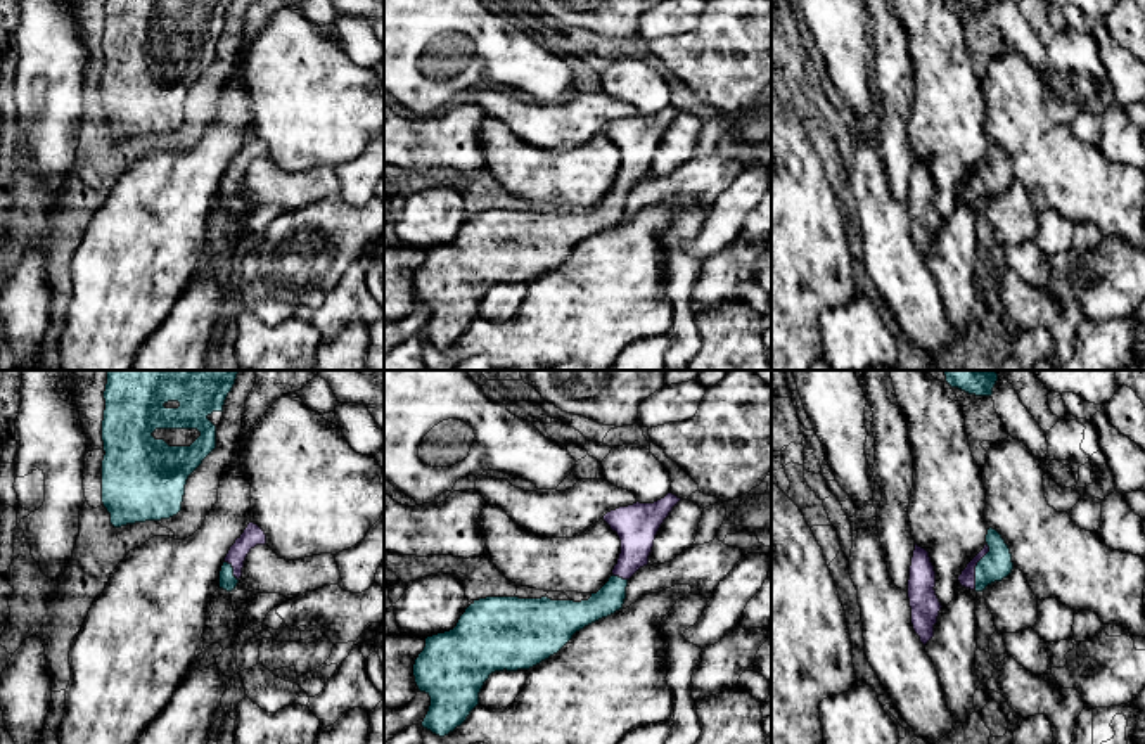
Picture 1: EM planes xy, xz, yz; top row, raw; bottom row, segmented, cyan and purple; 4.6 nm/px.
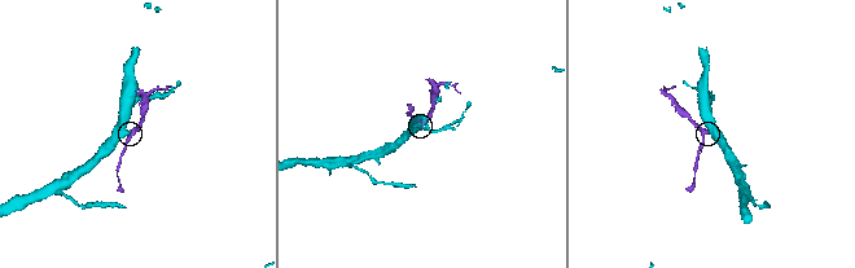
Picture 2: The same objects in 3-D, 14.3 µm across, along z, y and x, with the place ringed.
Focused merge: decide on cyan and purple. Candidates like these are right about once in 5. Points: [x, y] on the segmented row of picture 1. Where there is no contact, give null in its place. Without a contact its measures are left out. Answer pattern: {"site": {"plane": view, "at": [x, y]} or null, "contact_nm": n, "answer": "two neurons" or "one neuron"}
{"site": {"plane": "yz", "at": [976, 566]}, "contact_nm": 240, "answer": "one neuron"}

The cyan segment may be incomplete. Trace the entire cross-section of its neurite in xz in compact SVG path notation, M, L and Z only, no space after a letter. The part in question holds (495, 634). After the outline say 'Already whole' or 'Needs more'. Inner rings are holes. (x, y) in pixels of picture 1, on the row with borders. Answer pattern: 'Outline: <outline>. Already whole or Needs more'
Outline: M668 493L654 503L636 502L604 516L604 521L621 540L621 554L609 581L588 600L486 597L474 600L453 630L427 637L425 647L413 664L419 690L431 697L422 727L439 737L448 735L479 704L479 692L491 673L529 670L557 654L576 632L623 609L628 580L649 564L656 535L680 500Z. Needs more

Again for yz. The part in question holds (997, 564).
Outline: M989 528L984 548L958 576L962 587L982 592L988 585L1001 581L1014 569L1012 554L1001 535Z. Needs more

